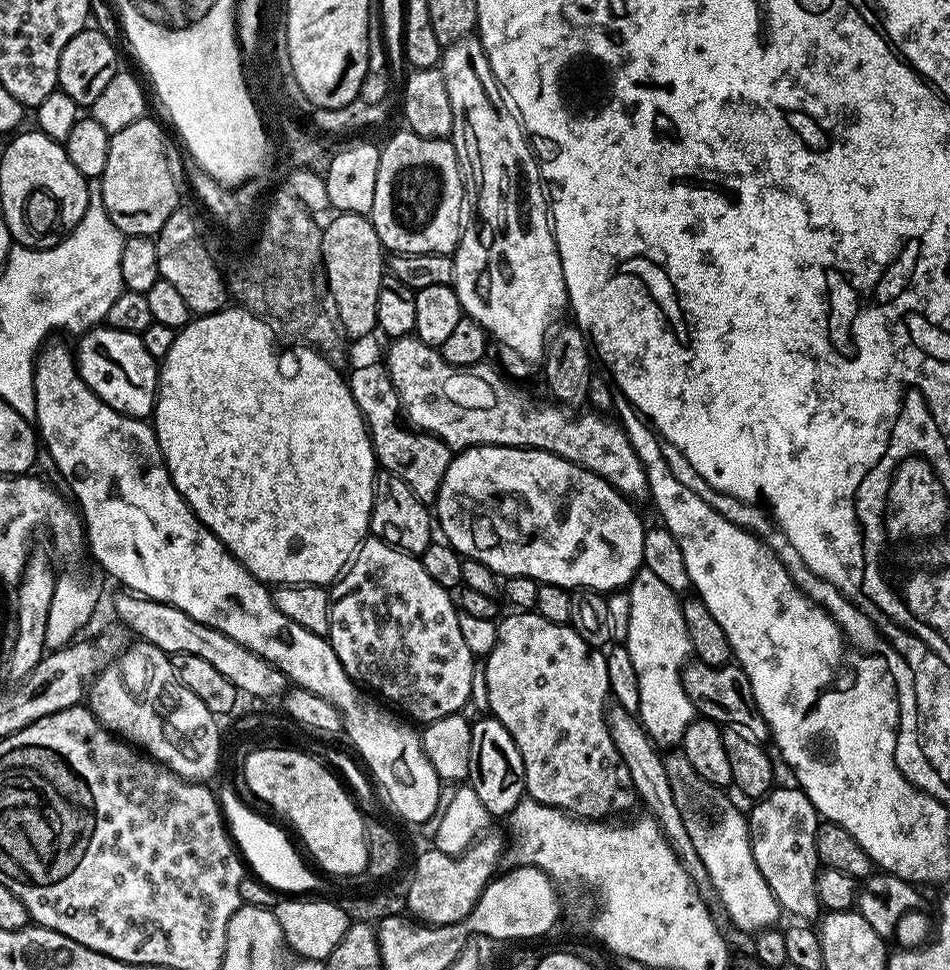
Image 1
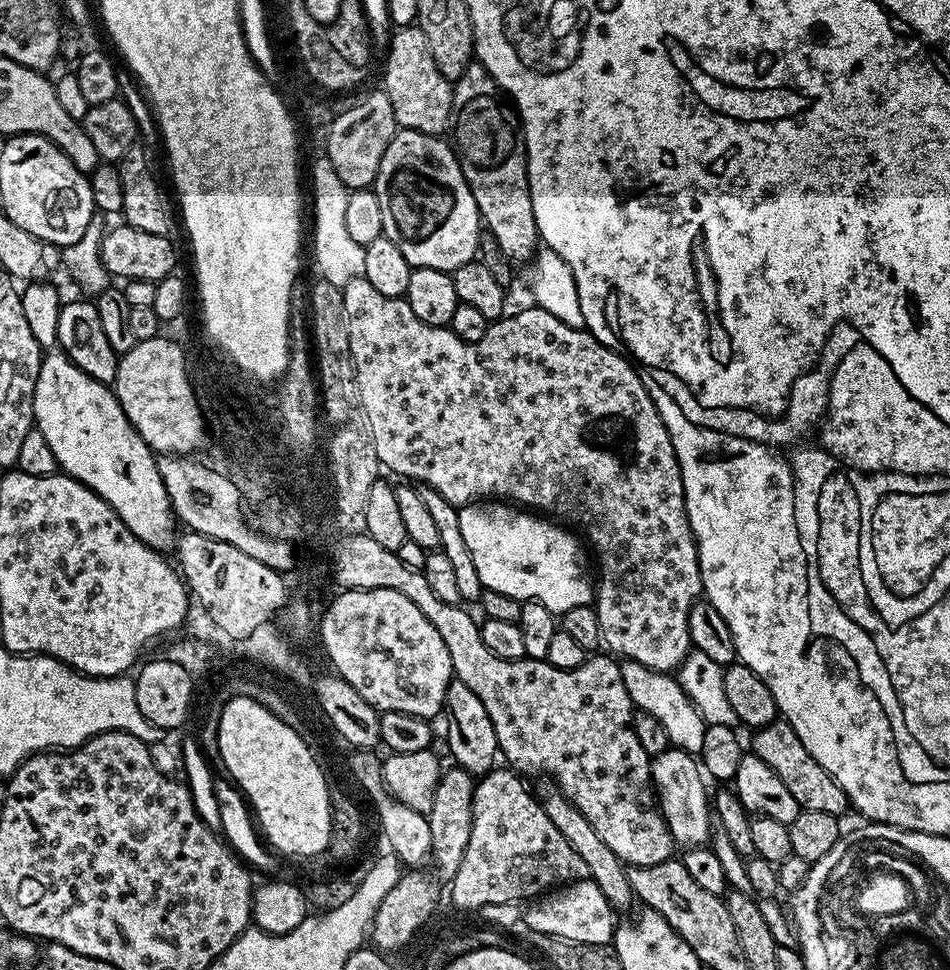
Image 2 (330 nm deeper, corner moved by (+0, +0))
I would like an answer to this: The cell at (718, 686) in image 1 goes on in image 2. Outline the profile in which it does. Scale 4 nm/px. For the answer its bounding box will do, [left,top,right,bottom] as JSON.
[751,720,849,818]

